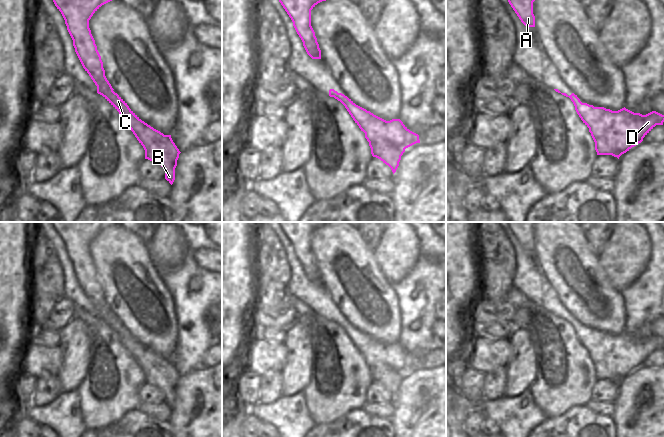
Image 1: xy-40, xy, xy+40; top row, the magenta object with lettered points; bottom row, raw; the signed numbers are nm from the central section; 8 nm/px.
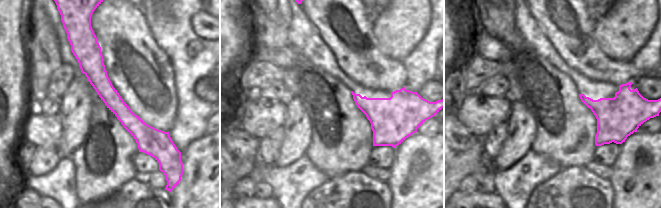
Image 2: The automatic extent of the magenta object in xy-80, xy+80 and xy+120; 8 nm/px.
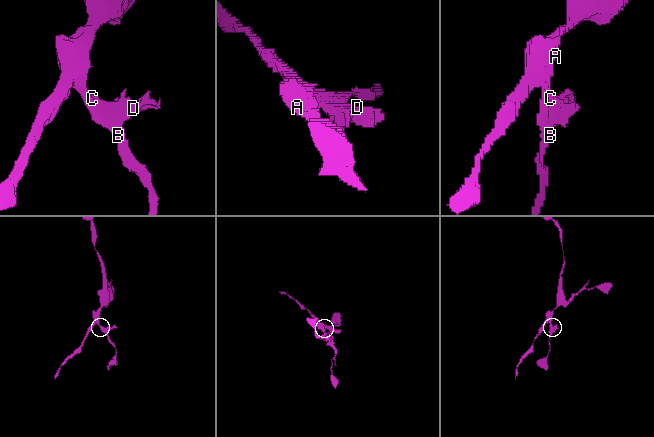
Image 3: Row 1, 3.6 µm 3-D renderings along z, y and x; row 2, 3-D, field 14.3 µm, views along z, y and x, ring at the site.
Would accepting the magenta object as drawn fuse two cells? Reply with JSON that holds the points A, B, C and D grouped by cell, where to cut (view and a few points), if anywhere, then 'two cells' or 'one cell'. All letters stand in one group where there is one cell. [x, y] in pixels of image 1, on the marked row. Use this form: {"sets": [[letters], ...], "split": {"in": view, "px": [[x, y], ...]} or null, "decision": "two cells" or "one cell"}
{"sets": [["A", "B", "C"], ["D"]], "split": {"in": "xy", "px": [[369, 142], [373, 142], [376, 139], [386, 139], [405, 148]]}, "decision": "two cells"}

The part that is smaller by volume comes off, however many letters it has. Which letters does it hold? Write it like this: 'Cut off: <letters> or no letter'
Cut off: D

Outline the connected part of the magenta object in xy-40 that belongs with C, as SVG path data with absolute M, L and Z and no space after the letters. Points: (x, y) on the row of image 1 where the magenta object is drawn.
M53 0L61 12L73 40L75 52L102 95L118 112L123 123L133 132L145 150L145 159L158 163L165 170L165 179L172 185L181 153L171 135L164 135L142 121L115 93L105 76L103 62L89 28L89 20L104 4L112 0Z

